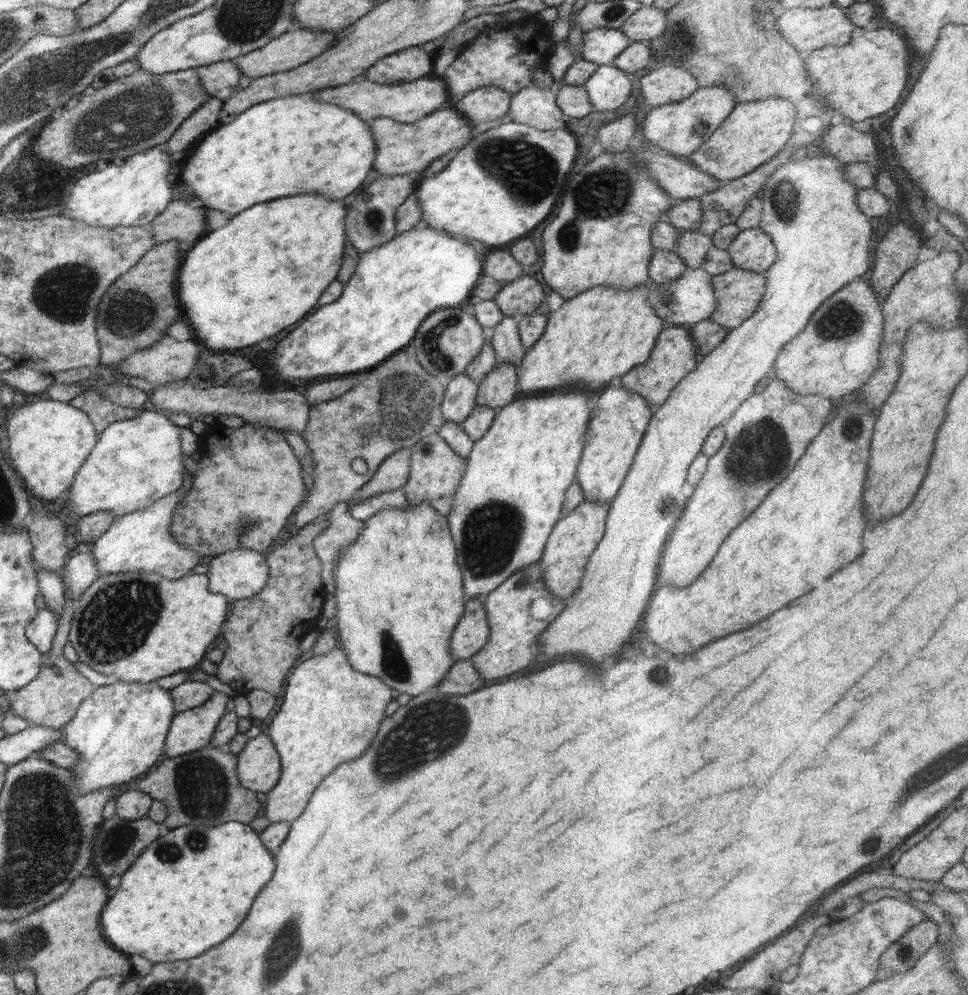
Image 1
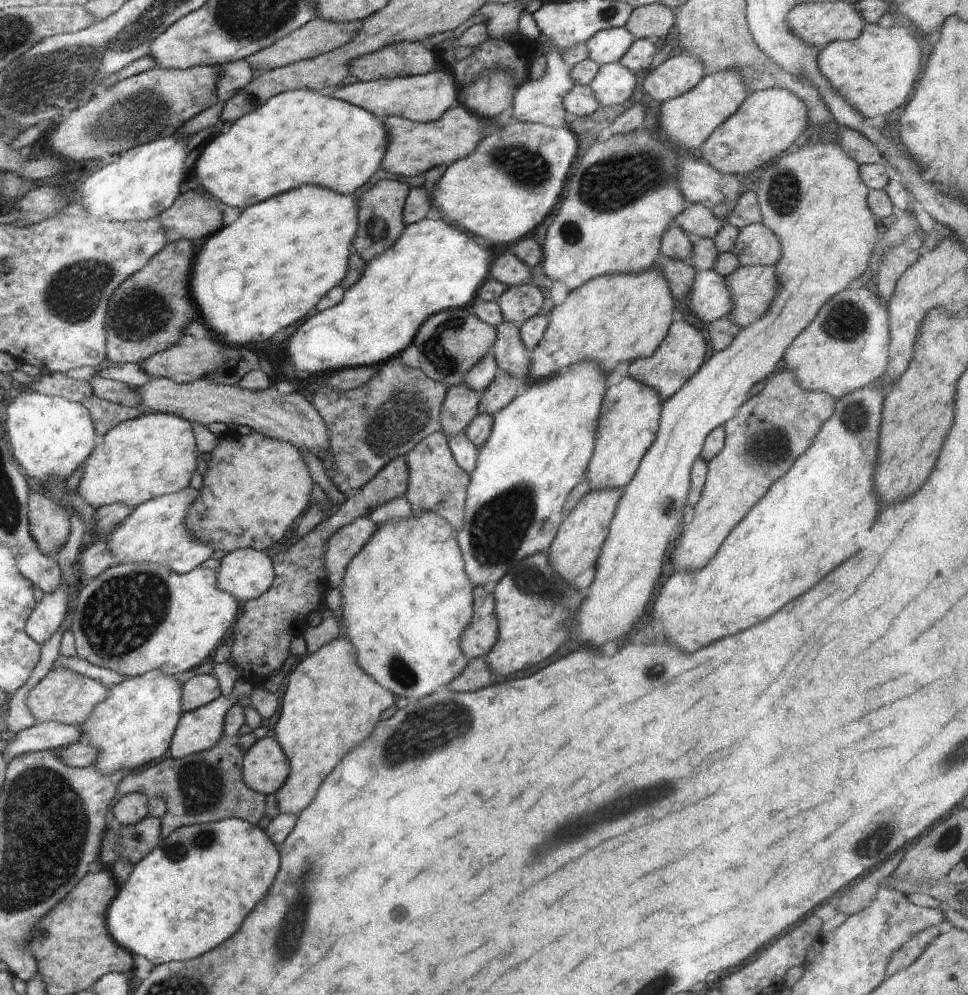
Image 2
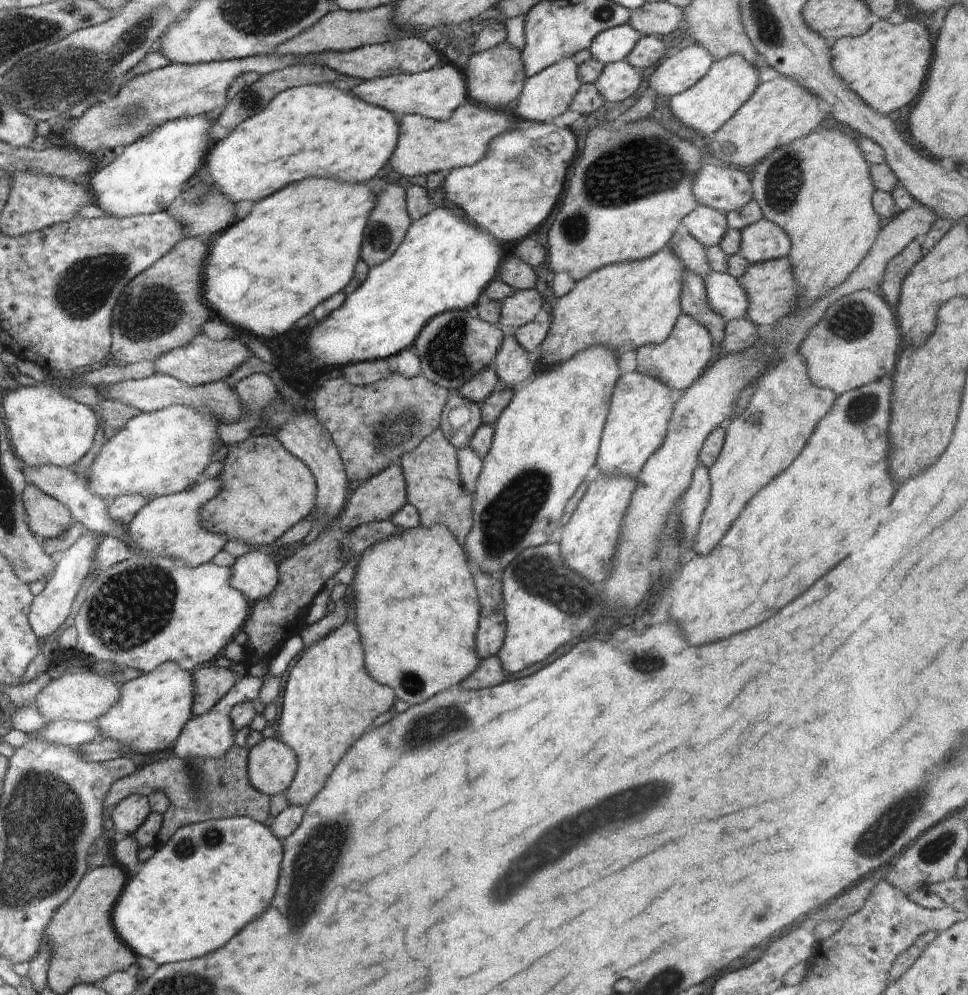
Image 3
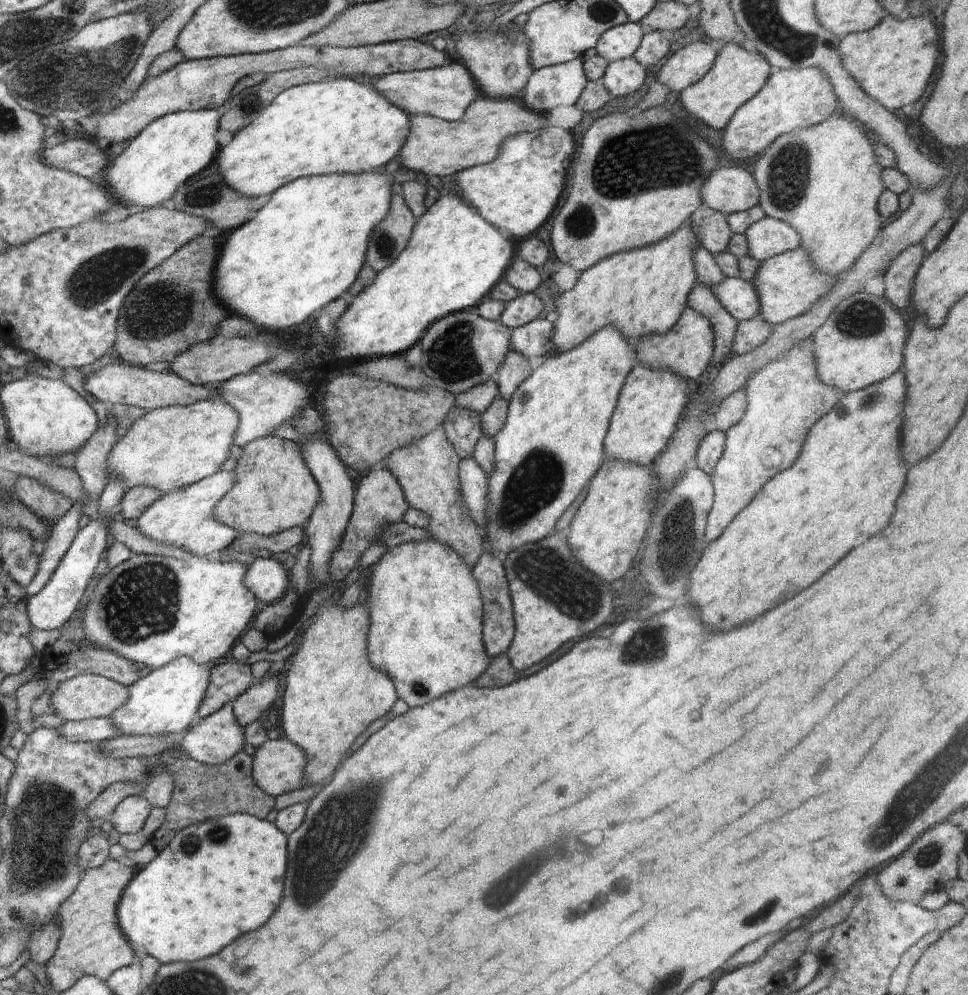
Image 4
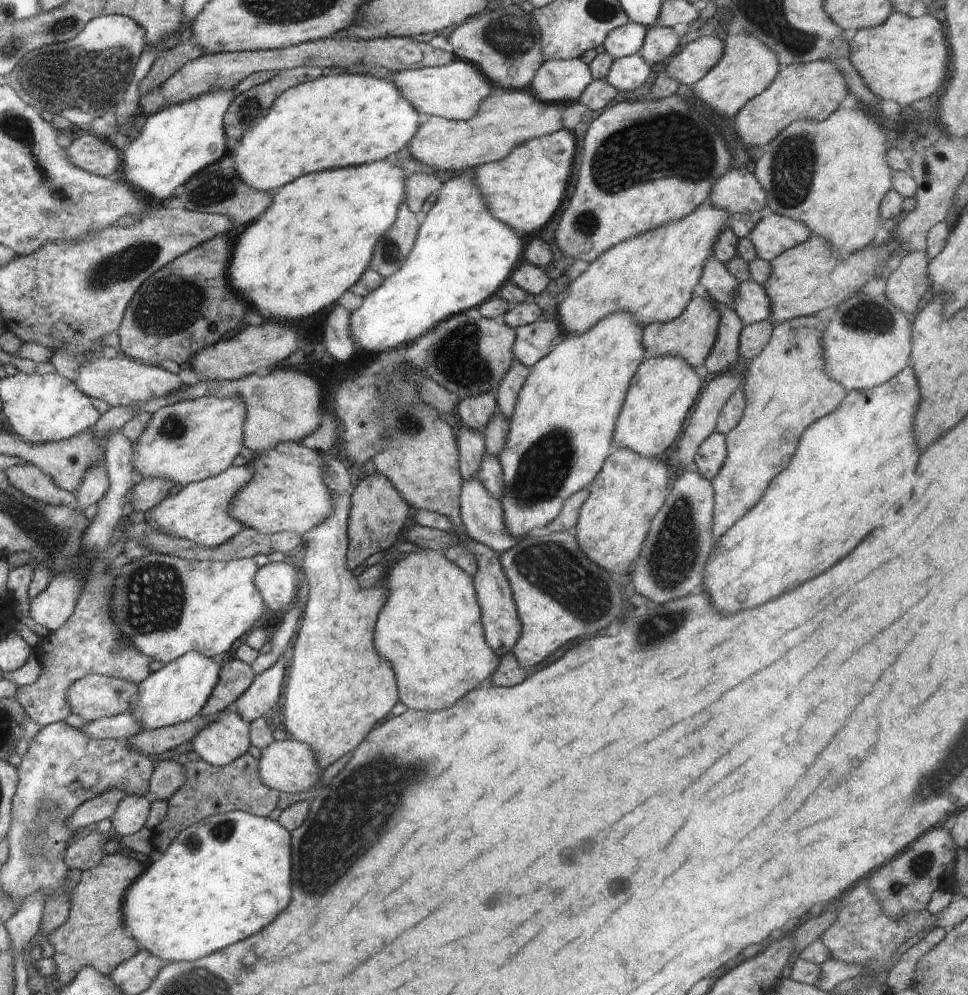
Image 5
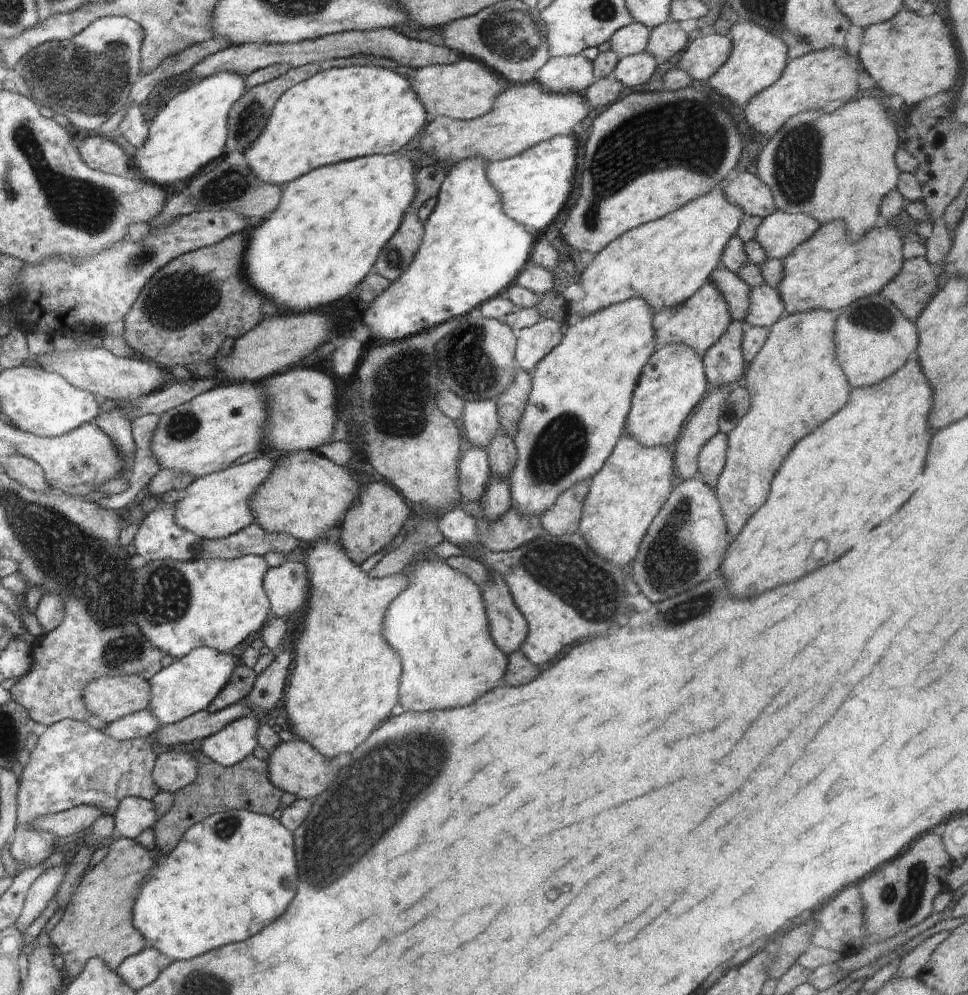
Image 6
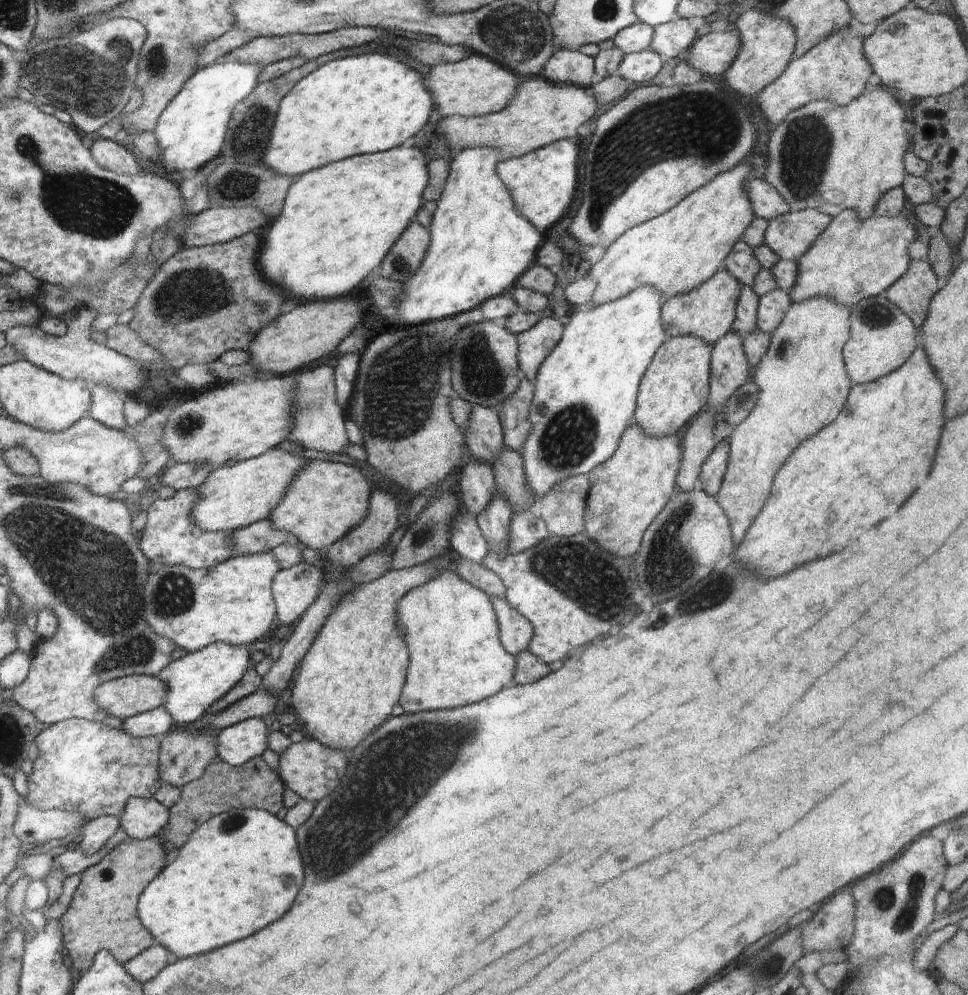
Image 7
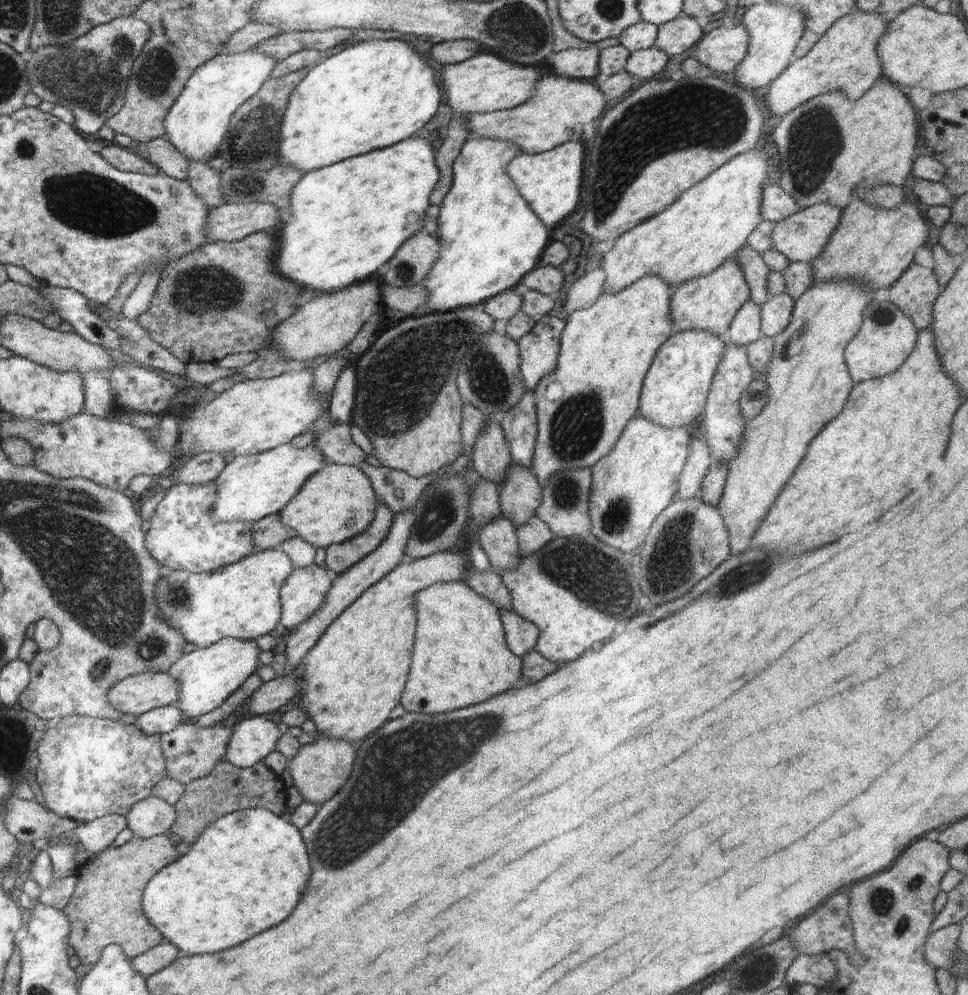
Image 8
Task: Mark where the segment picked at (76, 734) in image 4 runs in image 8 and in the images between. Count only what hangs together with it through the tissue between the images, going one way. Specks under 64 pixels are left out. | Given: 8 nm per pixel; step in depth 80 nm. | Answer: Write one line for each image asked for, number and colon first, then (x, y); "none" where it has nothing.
5: (121, 726)
6: (140, 724)
7: (156, 723)
8: (158, 721)

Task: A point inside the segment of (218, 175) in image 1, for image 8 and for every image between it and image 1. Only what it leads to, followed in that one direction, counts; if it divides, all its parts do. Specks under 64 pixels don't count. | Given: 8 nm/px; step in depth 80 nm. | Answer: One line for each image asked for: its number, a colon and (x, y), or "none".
2: (301, 137)
3: (312, 129)
4: (350, 128)
5: (342, 120)
6: (336, 115)
7: (351, 106)
8: (373, 94)

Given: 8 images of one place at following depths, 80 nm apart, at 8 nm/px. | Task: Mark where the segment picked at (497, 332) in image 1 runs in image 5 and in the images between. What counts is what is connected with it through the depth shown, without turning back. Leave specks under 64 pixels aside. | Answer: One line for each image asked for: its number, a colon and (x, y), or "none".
2: (512, 357)
3: (512, 362)
4: (515, 368)
5: (510, 385)

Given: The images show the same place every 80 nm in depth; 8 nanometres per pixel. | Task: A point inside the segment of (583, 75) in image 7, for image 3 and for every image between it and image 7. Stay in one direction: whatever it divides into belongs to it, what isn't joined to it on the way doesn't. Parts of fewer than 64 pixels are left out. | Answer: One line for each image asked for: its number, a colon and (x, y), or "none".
3: (547, 94)
4: (560, 85)
5: (556, 81)
6: (574, 73)

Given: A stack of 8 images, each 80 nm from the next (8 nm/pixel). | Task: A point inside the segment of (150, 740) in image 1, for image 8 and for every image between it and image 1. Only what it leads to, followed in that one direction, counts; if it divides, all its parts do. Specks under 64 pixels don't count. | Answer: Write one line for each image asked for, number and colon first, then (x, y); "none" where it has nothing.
2: (135, 723)
3: (150, 714)
4: (166, 702)
5: (176, 693)
6: (190, 684)
7: (195, 682)
8: (207, 676)

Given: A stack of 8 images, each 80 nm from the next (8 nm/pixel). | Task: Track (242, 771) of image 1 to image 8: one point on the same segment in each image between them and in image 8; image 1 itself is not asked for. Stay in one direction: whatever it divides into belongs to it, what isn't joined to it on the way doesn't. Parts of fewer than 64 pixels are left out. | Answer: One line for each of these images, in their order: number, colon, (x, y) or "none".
2: (265, 768)
3: (272, 764)
4: (278, 764)
5: (288, 765)
6: (295, 766)
7: (310, 769)
8: (318, 770)

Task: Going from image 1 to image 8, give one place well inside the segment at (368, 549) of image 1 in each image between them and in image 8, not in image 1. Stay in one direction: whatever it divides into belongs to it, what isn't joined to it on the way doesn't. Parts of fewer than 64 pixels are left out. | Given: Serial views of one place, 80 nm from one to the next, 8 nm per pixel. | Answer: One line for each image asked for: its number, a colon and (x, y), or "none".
2: (406, 600)
3: (417, 609)
4: (425, 613)
5: (429, 629)
6: (439, 626)
7: (456, 658)
8: (460, 657)

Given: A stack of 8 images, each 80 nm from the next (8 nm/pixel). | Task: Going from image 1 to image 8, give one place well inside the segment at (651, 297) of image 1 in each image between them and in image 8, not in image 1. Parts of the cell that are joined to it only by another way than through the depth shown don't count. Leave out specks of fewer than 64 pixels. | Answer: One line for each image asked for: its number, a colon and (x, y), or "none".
2: (708, 299)
3: (726, 297)
4: (738, 296)
5: (750, 302)
6: (765, 307)
7: (773, 305)
8: (775, 313)

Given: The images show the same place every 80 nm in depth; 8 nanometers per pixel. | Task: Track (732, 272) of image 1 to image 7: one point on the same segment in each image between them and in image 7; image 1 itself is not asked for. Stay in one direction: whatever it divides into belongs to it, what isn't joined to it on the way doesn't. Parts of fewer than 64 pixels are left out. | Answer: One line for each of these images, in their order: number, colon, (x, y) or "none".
2: (753, 289)
3: (771, 290)
4: (787, 285)
5: (803, 280)
6: (828, 271)
7: (852, 260)

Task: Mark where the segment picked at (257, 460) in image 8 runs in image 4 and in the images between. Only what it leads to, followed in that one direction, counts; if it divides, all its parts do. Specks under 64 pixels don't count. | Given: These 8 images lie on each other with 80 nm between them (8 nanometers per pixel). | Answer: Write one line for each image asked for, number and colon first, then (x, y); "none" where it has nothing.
4: (184, 518)
5: (199, 512)
6: (217, 505)
7: (232, 497)

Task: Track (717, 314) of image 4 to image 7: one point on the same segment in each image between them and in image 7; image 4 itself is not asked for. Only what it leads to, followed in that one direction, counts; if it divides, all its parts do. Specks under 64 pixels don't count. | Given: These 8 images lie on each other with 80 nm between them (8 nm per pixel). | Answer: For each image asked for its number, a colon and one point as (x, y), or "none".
5: (724, 355)
6: (724, 366)
7: (729, 369)

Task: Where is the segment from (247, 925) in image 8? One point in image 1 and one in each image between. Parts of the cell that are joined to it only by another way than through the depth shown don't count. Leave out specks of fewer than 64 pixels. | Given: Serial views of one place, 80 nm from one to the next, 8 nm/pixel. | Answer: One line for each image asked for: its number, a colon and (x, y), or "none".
1: (189, 890)
2: (224, 868)
3: (209, 880)
4: (225, 875)
5: (220, 881)
6: (230, 875)
7: (240, 870)

